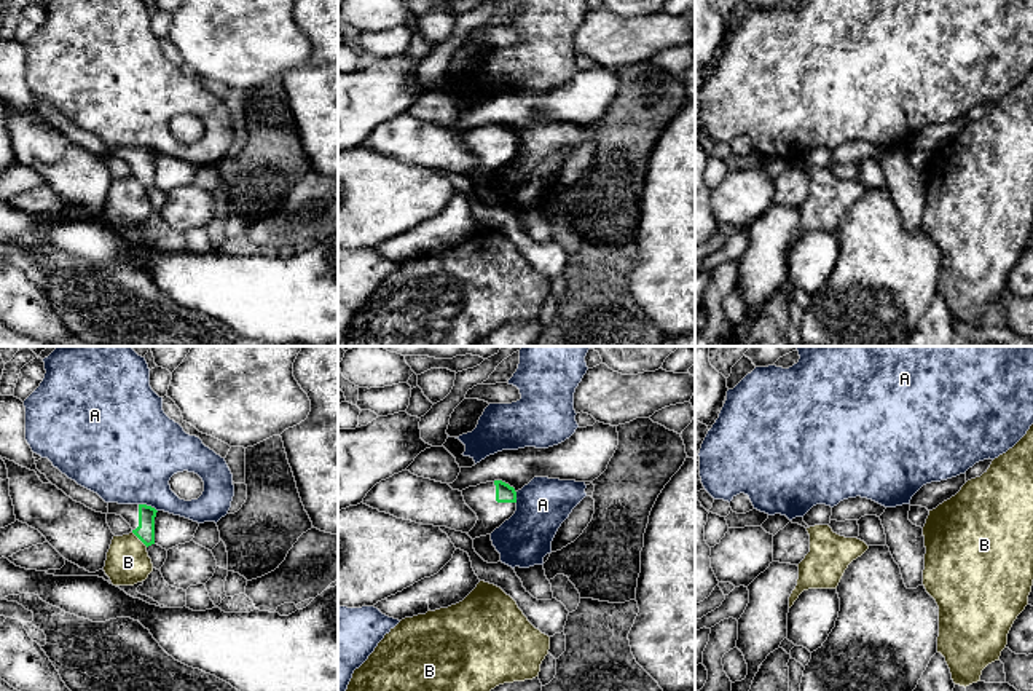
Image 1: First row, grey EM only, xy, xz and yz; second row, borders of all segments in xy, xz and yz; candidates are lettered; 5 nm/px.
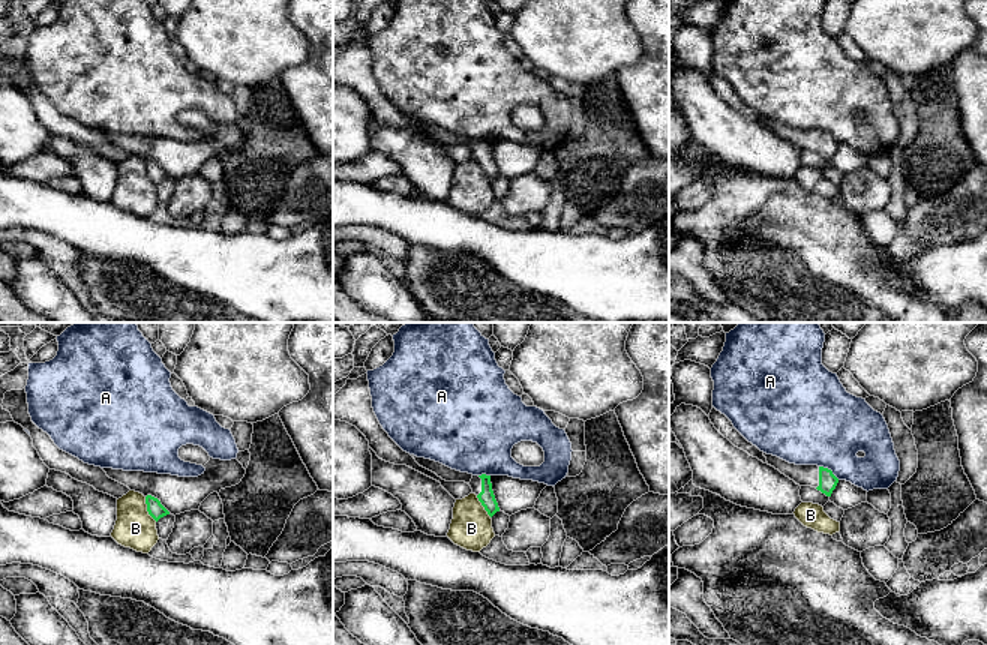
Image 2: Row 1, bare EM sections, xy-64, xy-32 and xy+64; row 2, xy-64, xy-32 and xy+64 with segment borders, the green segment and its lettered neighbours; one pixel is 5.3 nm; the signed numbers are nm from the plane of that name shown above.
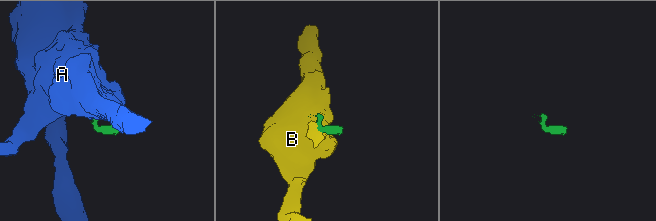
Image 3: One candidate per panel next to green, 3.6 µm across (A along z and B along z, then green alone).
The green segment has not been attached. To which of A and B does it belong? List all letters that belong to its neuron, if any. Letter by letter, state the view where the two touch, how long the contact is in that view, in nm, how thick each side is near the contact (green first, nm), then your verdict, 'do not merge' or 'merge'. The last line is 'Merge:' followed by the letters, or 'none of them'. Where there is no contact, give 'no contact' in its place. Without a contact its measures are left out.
A: contact in xy; length 100 nm; calibres 100 and 440 nm; do not merge
B: contact in xy; length 110 nm; calibres 100 and 220 nm; do not merge
Merge: none of them

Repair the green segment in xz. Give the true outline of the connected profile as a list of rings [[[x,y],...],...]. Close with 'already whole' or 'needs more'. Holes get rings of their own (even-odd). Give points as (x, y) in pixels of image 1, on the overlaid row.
[[[502,480],[480,484],[462,490],[465,504],[477,514],[472,539],[491,535],[516,511],[516,492]]]; needs more

